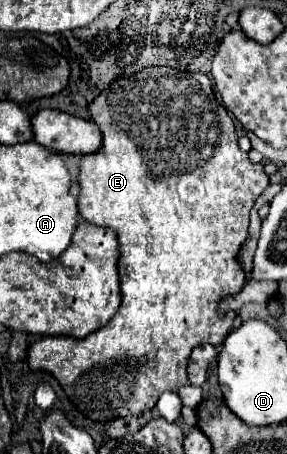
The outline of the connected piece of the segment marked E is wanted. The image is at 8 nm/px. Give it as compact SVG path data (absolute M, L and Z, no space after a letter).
M146 67L140 69L138 73L134 73L134 77L124 77L114 81L112 85L108 85L98 97L94 97L94 101L88 105L88 113L92 117L92 121L98 125L100 133L102 133L102 147L92 153L92 155L84 155L80 159L80 197L78 197L78 209L80 215L94 223L94 225L102 225L102 227L110 227L116 231L118 241L120 241L120 291L122 291L122 305L116 311L116 315L108 321L108 325L100 327L98 331L90 333L86 339L72 339L72 337L42 337L38 339L34 345L30 345L28 349L28 361L32 369L44 369L50 371L58 383L62 385L62 389L66 391L66 395L70 397L70 401L78 407L78 411L82 411L86 417L94 419L94 421L110 421L116 417L126 417L126 415L142 415L146 411L150 411L158 397L164 391L174 391L178 393L180 387L190 385L188 381L188 361L190 361L190 353L194 347L204 345L204 343L212 343L214 347L218 347L224 337L230 333L232 329L232 321L238 315L236 311L220 311L220 301L226 299L228 295L238 293L244 283L246 283L246 275L240 269L236 257L240 251L240 245L244 243L244 239L248 237L248 213L254 207L254 201L258 199L258 195L270 185L268 175L264 173L262 165L256 165L248 159L248 153L242 153L238 149L238 137L236 137L236 129L234 129L234 121L228 115L228 111L216 101L216 95L212 91L212 83L204 73L190 73L190 71L178 71L174 67Z

